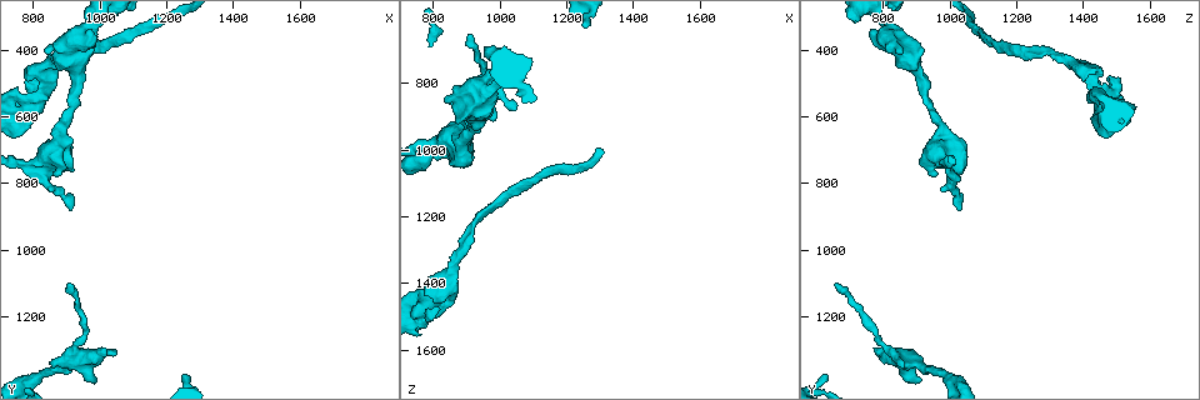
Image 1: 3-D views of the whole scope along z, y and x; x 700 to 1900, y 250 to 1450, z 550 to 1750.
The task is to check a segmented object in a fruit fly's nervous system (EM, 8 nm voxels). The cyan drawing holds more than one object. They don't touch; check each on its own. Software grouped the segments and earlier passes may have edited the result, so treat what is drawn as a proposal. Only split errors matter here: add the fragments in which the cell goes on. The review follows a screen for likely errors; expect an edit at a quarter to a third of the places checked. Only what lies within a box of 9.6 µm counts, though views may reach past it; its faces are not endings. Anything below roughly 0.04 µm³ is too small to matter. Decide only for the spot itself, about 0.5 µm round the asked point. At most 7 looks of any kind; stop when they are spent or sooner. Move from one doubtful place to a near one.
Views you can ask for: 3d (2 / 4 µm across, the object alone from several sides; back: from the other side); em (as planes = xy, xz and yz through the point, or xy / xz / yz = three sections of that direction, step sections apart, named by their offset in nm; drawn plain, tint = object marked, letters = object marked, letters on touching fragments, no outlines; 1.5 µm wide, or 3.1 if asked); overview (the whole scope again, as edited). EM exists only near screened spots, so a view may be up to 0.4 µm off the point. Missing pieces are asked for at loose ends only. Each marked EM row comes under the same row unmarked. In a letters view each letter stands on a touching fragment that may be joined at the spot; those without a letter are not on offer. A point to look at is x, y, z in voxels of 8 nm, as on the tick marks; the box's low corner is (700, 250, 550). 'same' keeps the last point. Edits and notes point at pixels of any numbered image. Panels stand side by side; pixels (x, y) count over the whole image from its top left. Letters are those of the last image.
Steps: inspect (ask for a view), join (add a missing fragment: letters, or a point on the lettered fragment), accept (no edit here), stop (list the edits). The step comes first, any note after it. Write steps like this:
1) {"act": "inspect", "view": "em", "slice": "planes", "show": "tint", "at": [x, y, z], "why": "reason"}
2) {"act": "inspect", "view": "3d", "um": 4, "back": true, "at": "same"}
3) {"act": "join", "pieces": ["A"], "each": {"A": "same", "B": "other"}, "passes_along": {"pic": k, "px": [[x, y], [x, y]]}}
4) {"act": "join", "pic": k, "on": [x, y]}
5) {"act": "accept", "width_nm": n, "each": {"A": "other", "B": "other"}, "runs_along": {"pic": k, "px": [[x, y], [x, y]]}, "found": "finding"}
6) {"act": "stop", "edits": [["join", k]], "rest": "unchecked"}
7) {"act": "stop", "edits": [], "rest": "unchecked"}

{"act": "inspect", "view": "3d", "um": 2, "at": [1010, 1290, 780], "why": "free end"}

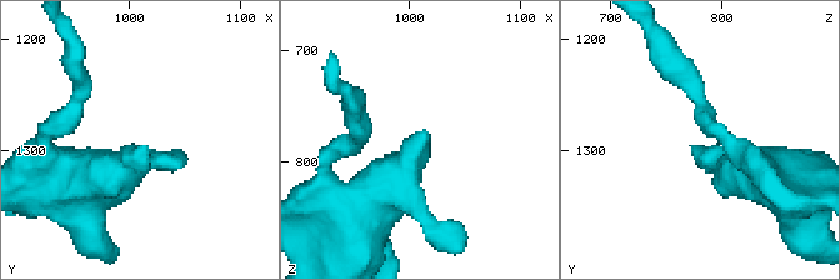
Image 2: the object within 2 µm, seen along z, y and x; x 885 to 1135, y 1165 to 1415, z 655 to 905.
{"act": "inspect", "view": "em", "slice": "planes", "show": "tint", "at": [1016, 1298, 774], "why": "need the tissue"}

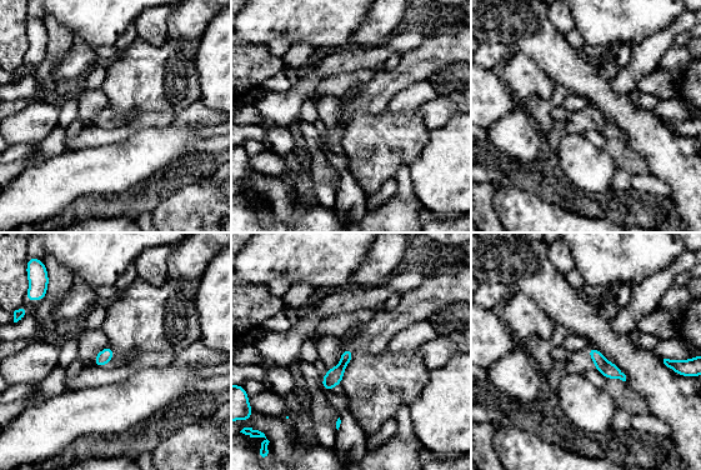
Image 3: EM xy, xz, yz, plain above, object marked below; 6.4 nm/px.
{"act": "inspect", "view": "em", "slice": "planes", "show": "letters", "at": "same", "why": "see the neighbours"}

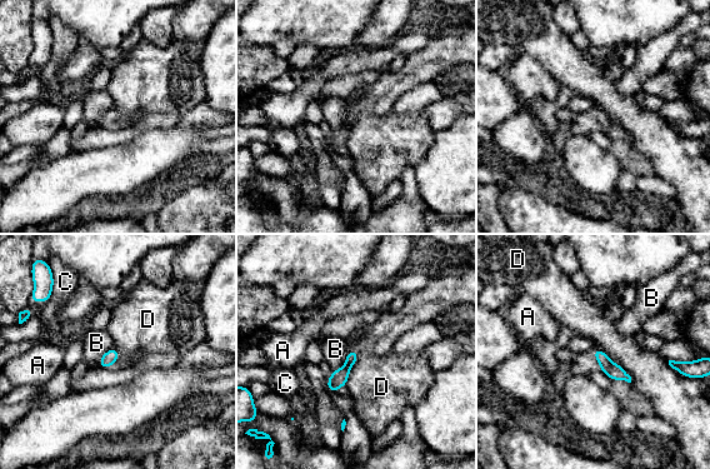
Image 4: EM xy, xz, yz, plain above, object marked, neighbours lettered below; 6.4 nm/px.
{"act": "accept", "each": {"A": "other", "B": "other", "C": "other", "D": "other"}, "runs_along": {"pic": 4, "px": [[353, 353], [348, 367], [331, 389]]}, "found": "none of them fits"}

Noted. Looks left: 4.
{"act": "inspect", "view": "em", "slice": "planes", "show": "letters", "at": [900, 1100, 650], "why": "thin end"}

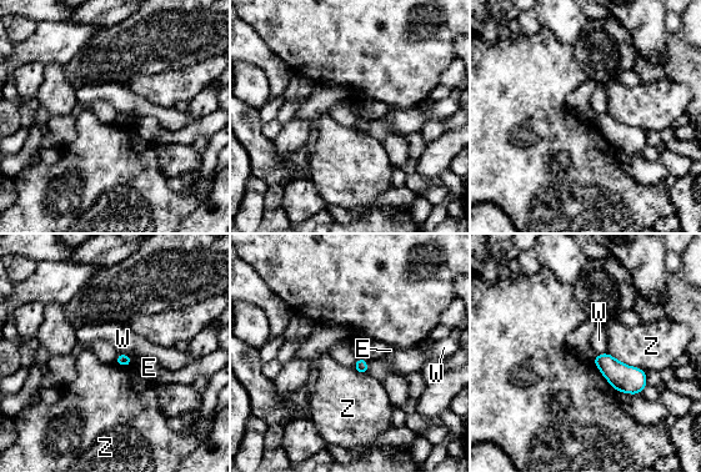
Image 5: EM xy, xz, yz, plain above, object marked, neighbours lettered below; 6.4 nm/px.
{"act": "accept", "longest_contact_nm": ["Z", 280], "each": {"E": "other", "W": "other", "Z": "other"}, "border": {"pic": 5, "px": [[366, 360], [369, 373]]}, "found": "no lettered fragment goes on from it"}

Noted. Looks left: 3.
{"act": "inspect", "view": "3d", "um": 2, "at": [830, 410, 850]}

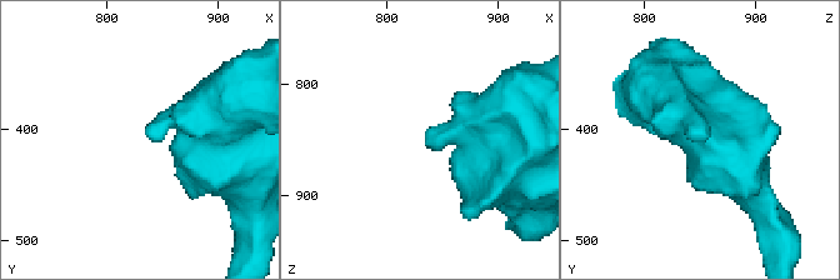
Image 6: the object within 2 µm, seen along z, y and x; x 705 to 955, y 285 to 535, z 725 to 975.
{"act": "inspect", "view": "em", "slice": "planes", "show": "letters", "at": [836, 404, 840]}

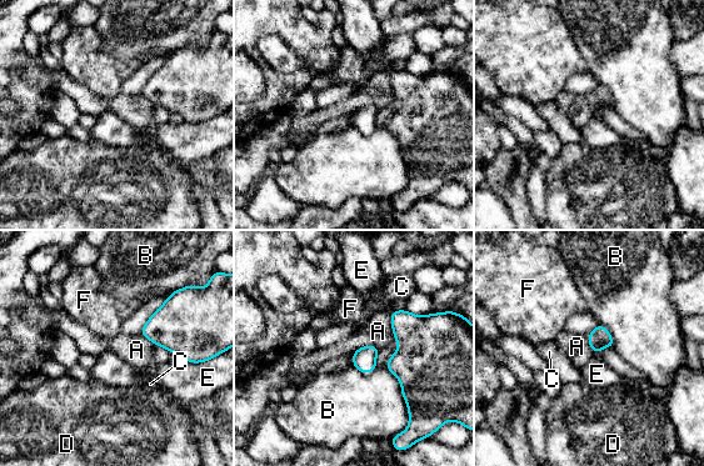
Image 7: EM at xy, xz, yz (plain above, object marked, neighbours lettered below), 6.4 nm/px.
{"act": "accept", "each": {"A": "other", "B": "other", "C": "other", "D": "other", "E": "other", "F": "other"}, "border": {"pic": 7, "px": [[379, 346], [364, 345], [352, 352]]}, "found": "no lettered fragment goes on from it"}

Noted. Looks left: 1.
{"act": "stop", "edits": [], "rest": "unchecked"}

